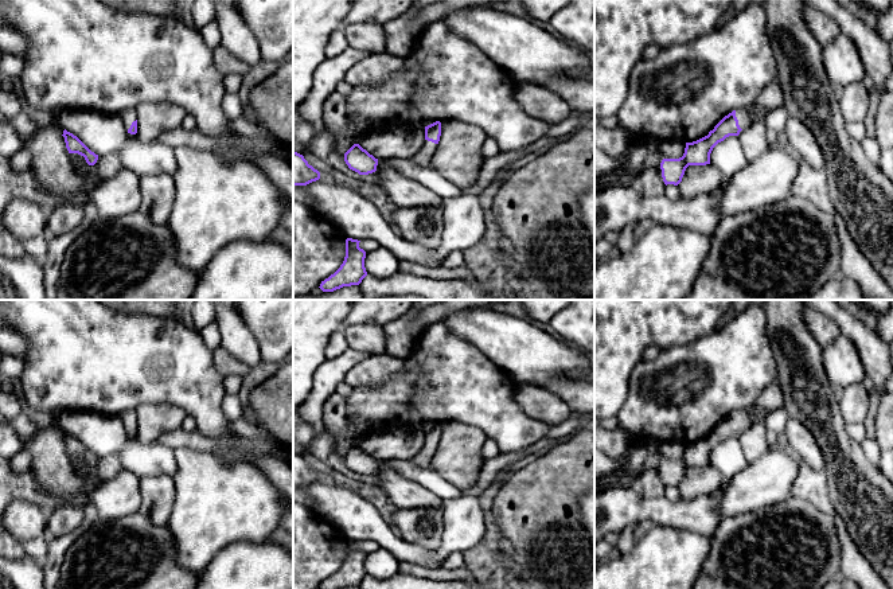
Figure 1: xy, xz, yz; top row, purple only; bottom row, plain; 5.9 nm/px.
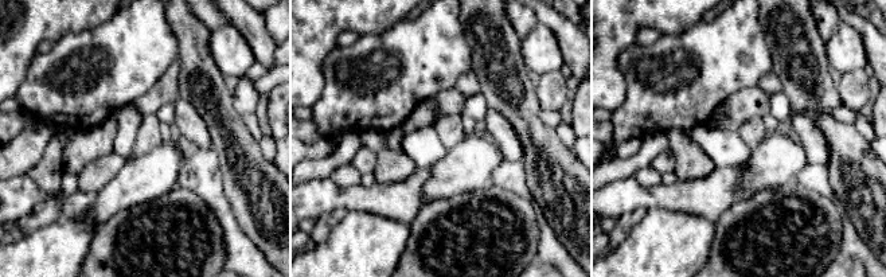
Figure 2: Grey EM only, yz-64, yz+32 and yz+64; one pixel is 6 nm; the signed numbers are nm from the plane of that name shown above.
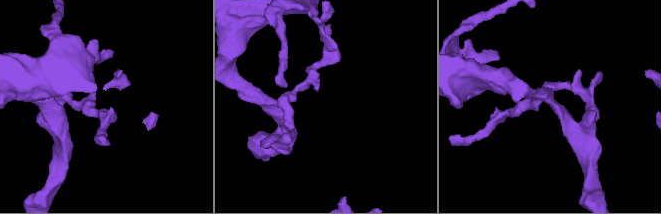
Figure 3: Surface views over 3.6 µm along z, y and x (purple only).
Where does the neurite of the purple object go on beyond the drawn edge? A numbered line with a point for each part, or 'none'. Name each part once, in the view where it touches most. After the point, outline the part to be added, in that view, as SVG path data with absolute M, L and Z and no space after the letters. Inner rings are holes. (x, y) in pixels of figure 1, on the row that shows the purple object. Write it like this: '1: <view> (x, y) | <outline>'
1: yz (745, 120) | M745 108L737 109L736 117L741 129L745 129L753 124L753 118Z

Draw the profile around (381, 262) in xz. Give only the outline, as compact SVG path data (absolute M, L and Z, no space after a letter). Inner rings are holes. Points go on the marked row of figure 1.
M378 247L374 251L366 253L364 268L367 276L386 278L398 272L399 262L389 249Z

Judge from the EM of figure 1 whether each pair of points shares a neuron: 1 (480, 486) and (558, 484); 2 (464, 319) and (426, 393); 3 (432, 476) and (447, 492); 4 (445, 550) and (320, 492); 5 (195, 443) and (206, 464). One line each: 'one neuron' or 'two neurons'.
1: two neurons
2: two neurons
3: one neuron
4: two neurons
5: two neurons

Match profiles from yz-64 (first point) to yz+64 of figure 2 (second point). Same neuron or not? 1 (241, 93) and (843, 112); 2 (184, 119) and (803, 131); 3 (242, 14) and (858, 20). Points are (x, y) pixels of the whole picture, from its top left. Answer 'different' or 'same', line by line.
1: different
2: same
3: same

